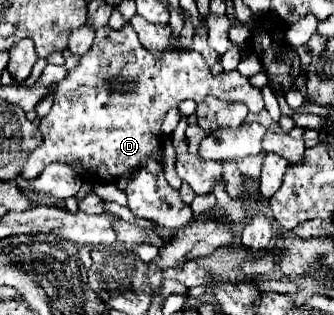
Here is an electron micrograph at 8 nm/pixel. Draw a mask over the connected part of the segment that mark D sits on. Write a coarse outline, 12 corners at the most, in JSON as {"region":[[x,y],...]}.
{"region":[[102,26],[54,92],[22,178],[70,164],[178,230],[158,156],[164,114],[206,96],[264,110],[236,70]]}

